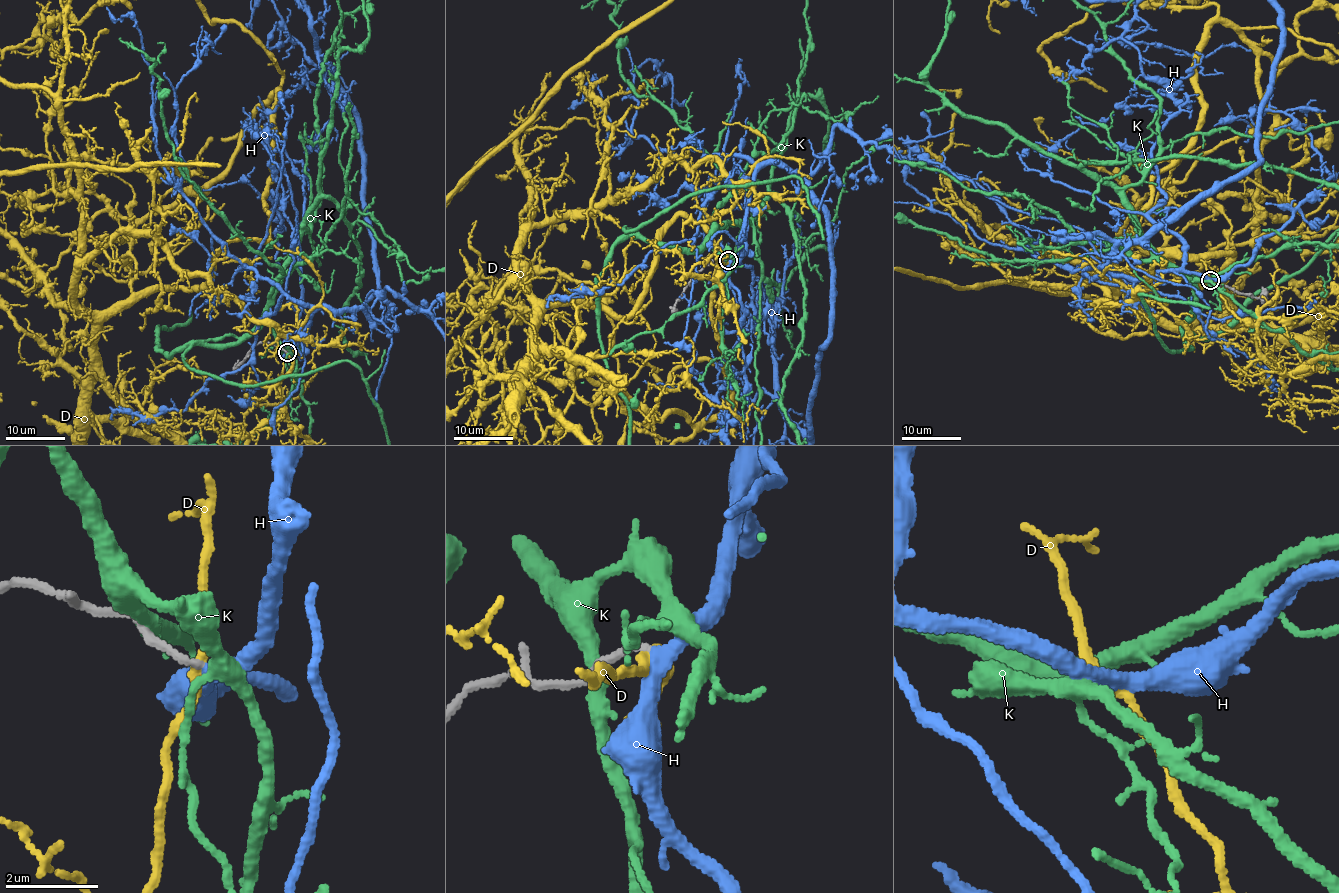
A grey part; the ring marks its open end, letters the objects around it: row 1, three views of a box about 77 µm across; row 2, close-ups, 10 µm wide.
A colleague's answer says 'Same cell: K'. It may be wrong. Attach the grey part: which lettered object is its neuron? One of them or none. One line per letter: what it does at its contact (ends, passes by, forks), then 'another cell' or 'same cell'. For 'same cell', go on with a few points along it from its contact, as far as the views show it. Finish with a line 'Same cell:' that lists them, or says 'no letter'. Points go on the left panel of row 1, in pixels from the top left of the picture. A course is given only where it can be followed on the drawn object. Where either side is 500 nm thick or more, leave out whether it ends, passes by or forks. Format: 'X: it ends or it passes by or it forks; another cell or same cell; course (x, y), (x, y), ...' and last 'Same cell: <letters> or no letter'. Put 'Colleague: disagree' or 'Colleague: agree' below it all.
D: it passes by; another cell
H: it passes by; same cell
K: it passes by; another cell
Same cell: H
Colleague: disagree

